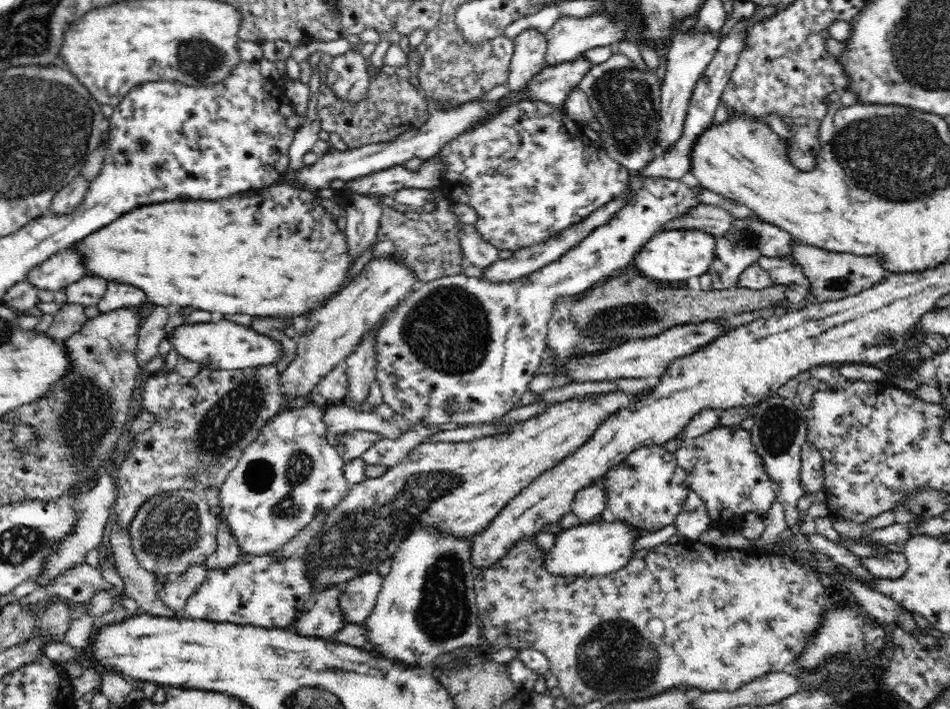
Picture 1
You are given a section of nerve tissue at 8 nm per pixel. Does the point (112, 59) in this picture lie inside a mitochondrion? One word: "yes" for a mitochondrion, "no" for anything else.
no

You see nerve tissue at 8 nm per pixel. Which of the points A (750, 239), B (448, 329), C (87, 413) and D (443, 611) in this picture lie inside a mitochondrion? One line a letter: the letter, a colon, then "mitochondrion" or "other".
A: mitochondrion
B: mitochondrion
C: mitochondrion
D: mitochondrion

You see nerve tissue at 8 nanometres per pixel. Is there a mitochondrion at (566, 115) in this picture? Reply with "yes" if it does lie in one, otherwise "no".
no

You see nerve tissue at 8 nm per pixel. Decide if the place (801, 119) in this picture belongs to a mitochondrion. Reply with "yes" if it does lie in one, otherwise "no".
no

